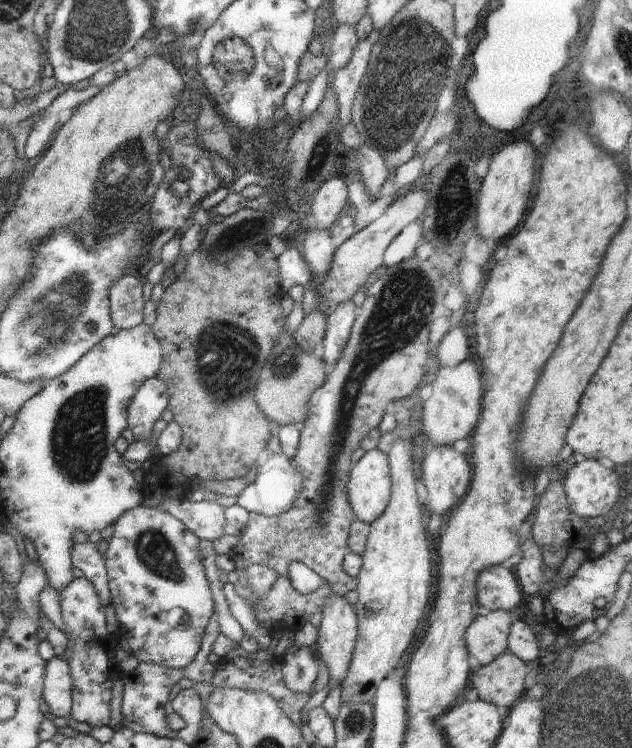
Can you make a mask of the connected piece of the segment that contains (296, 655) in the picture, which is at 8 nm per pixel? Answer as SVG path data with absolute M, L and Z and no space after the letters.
M295 647L294 652L282 655L282 664L279 665L285 685L294 692L306 693L312 696L314 681L318 676L318 656L315 648Z

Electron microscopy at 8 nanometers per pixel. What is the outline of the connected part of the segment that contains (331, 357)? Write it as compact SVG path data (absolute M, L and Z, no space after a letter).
M352 301L337 304L337 308L327 318L327 327L322 344L312 352L328 365L335 365L346 346L351 329L358 315L358 307Z

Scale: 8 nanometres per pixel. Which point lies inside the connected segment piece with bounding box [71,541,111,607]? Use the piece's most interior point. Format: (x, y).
(85, 557)

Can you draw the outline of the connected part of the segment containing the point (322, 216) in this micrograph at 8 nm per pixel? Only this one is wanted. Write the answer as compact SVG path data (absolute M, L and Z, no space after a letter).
M334 175L330 177L322 183L322 186L320 186L312 196L314 200L305 209L308 213L306 220L311 222L316 229L332 229L333 226L338 223L340 210L342 210L342 208L346 206L346 202L351 199L344 175Z

